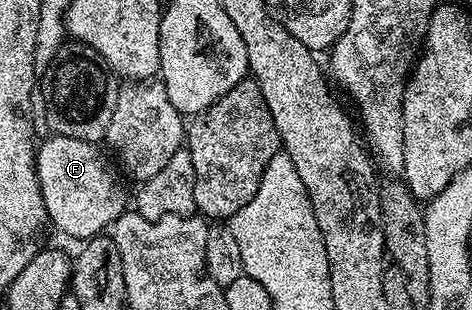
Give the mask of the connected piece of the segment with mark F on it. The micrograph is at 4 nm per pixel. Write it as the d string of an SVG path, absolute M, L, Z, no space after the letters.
M54 134L50 135L42 145L40 143L36 149L36 170L39 176L40 192L43 194L50 223L54 228L56 226L63 233L73 238L81 238L80 240L88 240L100 235L104 231L102 229L108 229L126 209L125 194L97 149L94 143Z

